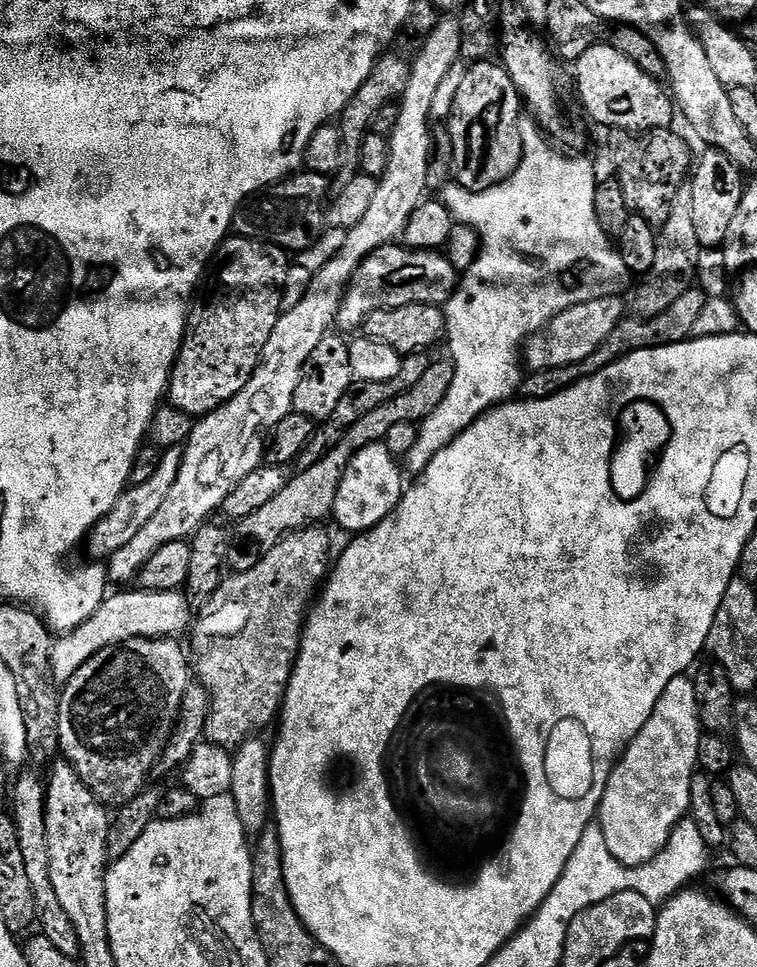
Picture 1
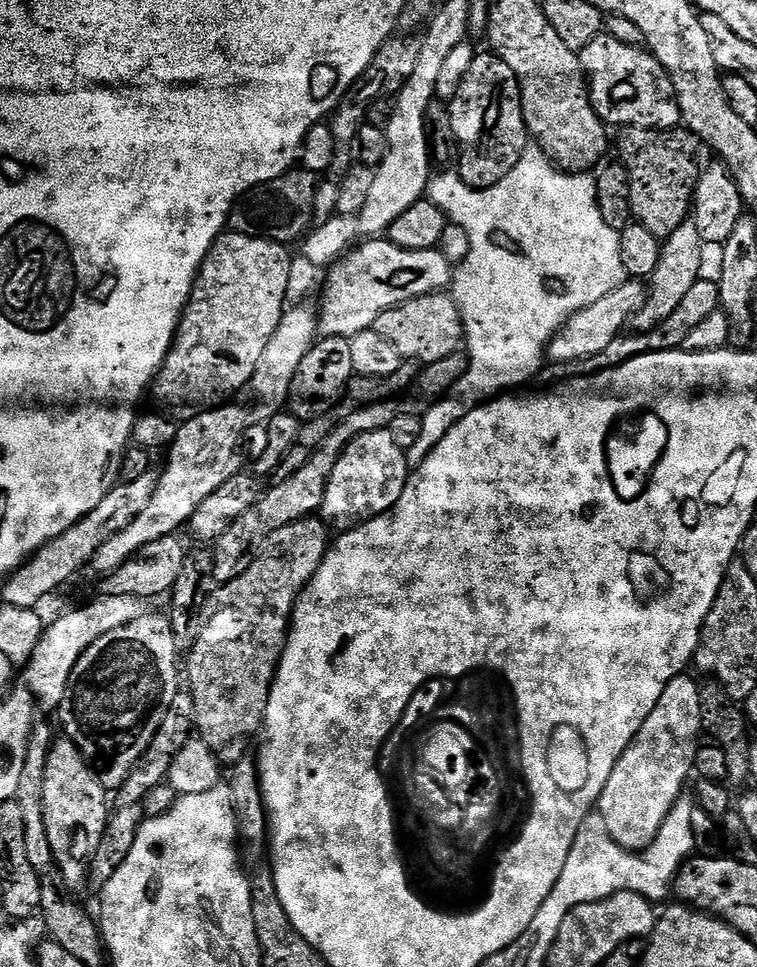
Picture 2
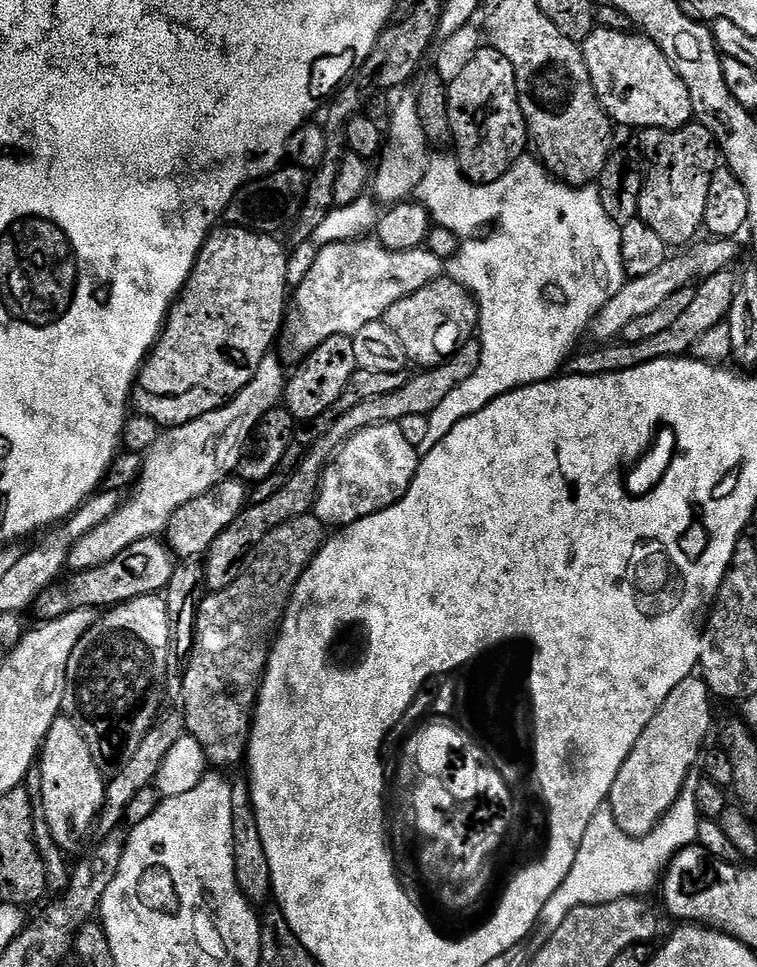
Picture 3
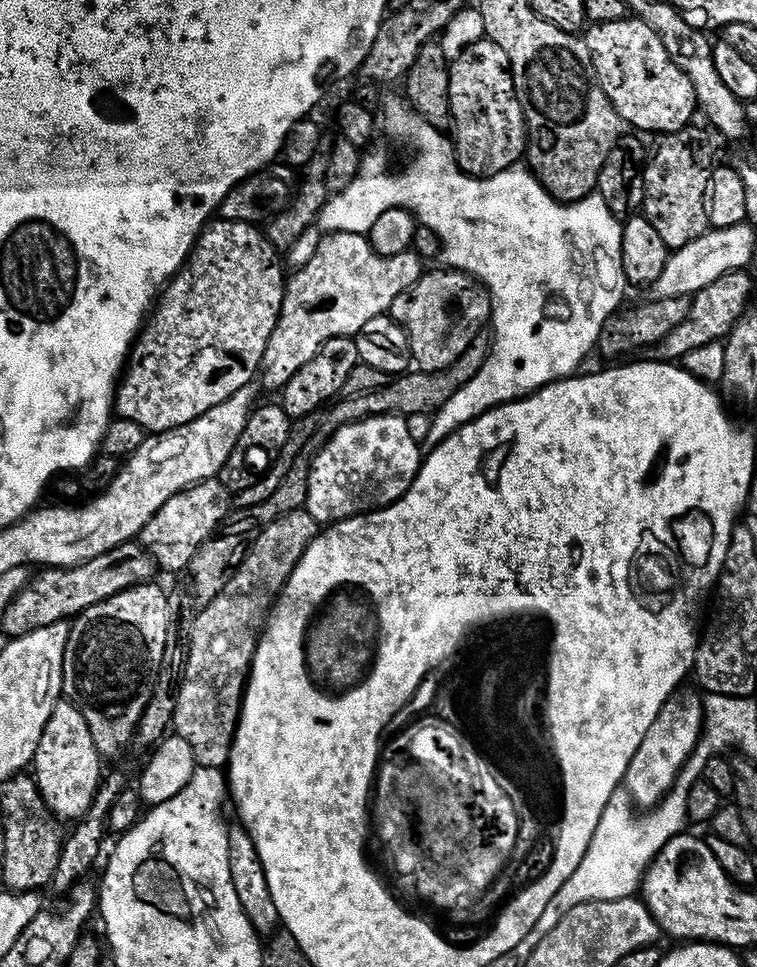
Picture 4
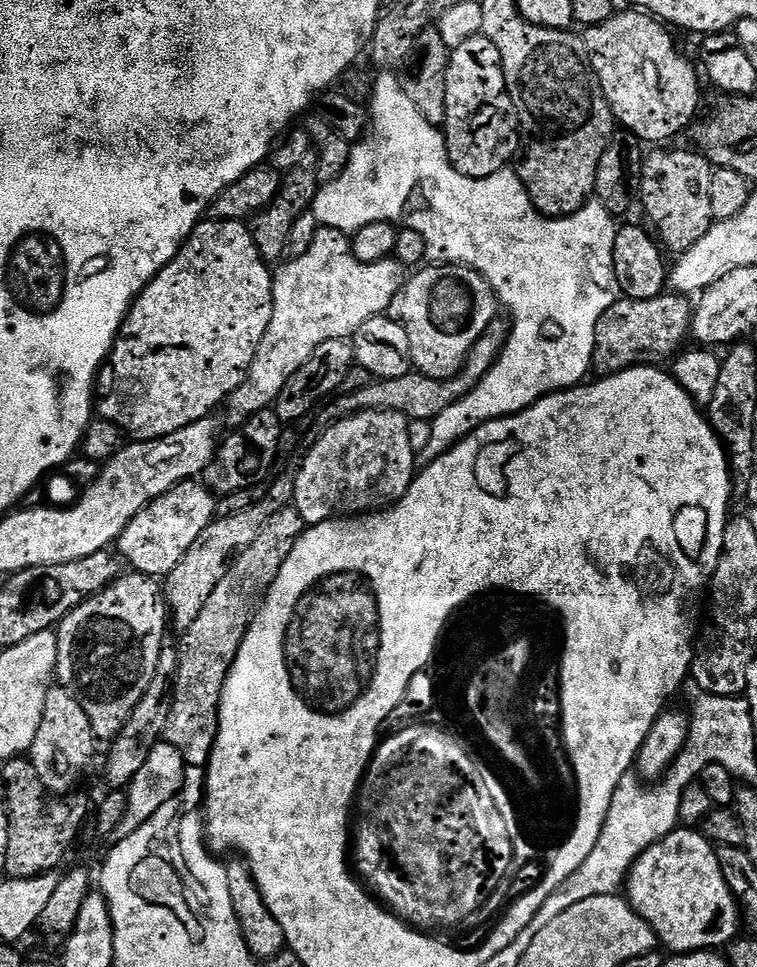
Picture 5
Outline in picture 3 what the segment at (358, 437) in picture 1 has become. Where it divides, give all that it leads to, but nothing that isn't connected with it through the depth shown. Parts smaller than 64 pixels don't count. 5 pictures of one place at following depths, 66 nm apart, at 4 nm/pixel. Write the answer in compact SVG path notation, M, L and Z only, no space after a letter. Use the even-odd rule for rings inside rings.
M475 339L467 340L450 359L417 371L420 372L417 376L409 375L406 386L402 386L402 390L382 394L382 398L366 398L366 402L358 402L358 406L346 410L346 414L342 414L342 418L338 418L338 422L334 422L334 426L326 430L326 434L318 437L314 446L307 448L300 463L291 469L292 473L289 474L288 481L277 492L270 493L261 504L249 503L244 513L234 518L234 522L230 522L230 526L226 526L226 530L222 530L218 538L214 538L204 560L204 584L208 588L207 591L213 593L226 590L226 586L230 586L240 577L242 565L249 555L248 548L255 549L266 538L266 534L270 534L275 528L294 518L309 515L315 509L322 474L333 456L351 436L375 424L397 423L402 418L407 418L409 414L422 414L428 417L431 412L438 410L438 406L453 390L458 390L458 386L462 386L462 382L470 378L470 374L474 374L479 361L479 343Z

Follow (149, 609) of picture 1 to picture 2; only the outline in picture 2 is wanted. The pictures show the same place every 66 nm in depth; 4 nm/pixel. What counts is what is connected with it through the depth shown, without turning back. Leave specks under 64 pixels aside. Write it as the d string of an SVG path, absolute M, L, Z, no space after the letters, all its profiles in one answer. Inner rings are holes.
M100 596L93 604L88 604L85 608L76 608L73 612L58 617L53 624L51 621L45 627L44 636L36 647L34 662L29 663L23 669L23 672L25 671L24 680L28 683L29 690L46 707L52 708L52 710L59 709L62 698L66 694L66 686L70 682L70 674L74 670L78 658L82 658L82 654L90 645L98 642L98 638L134 622L140 616L145 615L145 612L146 604L143 600L135 600L129 596L126 598Z

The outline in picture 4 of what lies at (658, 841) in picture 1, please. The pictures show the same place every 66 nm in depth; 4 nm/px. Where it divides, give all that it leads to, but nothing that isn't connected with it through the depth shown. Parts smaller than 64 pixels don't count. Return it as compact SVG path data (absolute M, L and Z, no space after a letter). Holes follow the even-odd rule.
M676 691L664 703L658 718L654 718L654 726L650 726L646 738L642 738L642 746L638 746L638 754L634 754L624 775L623 791L637 809L651 810L664 801L686 762L696 753L700 737L704 735L705 715L701 693L684 691Z

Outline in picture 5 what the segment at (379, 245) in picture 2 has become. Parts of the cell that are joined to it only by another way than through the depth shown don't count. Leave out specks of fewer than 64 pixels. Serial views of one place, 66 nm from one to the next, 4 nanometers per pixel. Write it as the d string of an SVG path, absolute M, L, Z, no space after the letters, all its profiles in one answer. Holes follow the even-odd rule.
M317 227L314 242L306 254L285 259L275 269L272 278L272 317L270 326L266 326L266 334L254 354L254 362L250 366L248 376L228 397L227 407L244 408L245 417L261 412L263 408L272 408L278 394L282 394L282 386L306 366L310 354L322 346L327 340L347 340L355 337L356 331L373 316L387 313L388 307L396 296L401 284L405 283L405 273L395 259L364 264L352 253L352 241L345 233L333 228Z

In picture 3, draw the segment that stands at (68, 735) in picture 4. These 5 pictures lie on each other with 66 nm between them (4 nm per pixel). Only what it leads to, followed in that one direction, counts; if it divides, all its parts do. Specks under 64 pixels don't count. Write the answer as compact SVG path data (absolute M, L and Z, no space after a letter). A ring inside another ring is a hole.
M71 715L57 716L50 726L44 745L40 747L38 771L38 804L44 807L42 819L50 826L50 834L63 852L79 853L84 839L93 835L96 819L100 817L106 776L94 762L94 754L90 754L90 746L86 746L86 738L82 738L82 730Z

